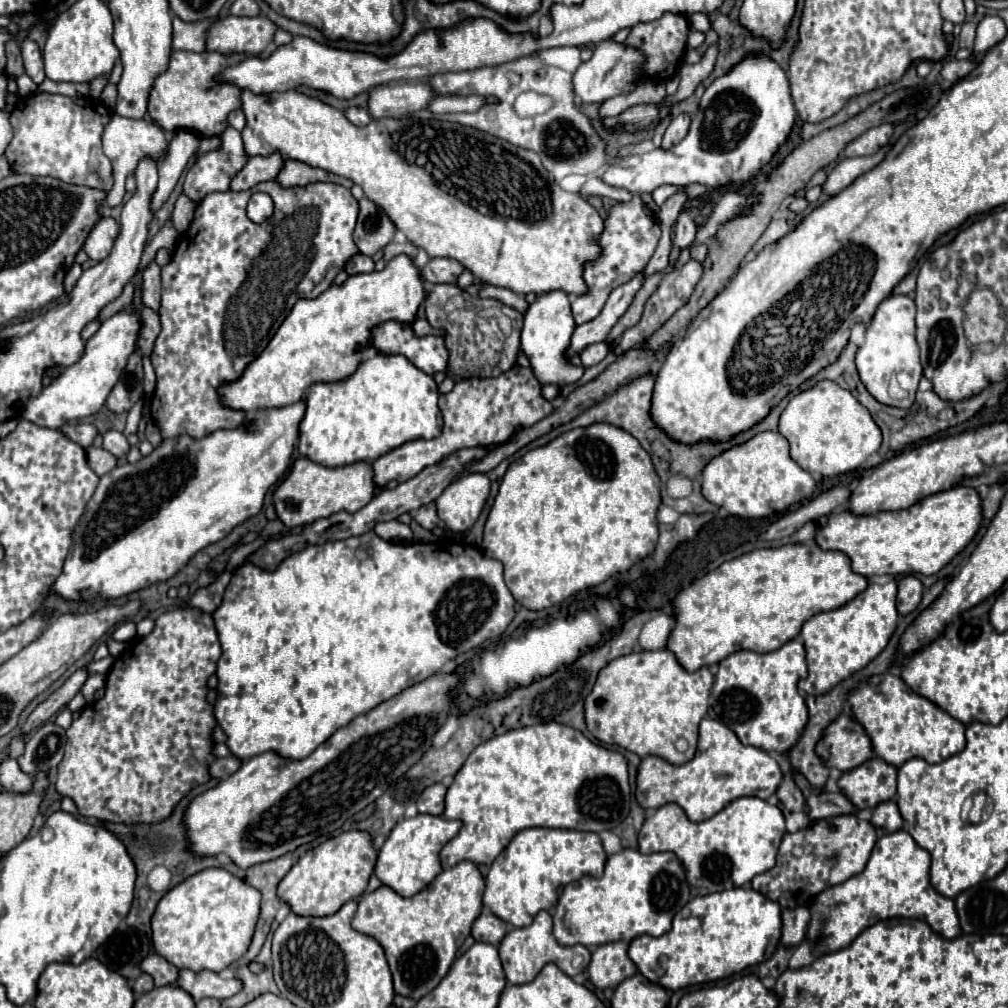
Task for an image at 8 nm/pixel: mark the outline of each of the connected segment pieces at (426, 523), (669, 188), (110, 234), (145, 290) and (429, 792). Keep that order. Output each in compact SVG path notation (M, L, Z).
M426 503L426 505L422 505L420 509L412 511L412 517L414 517L414 521L418 521L418 523L420 523L424 529L444 527L444 523L438 519L436 505L434 505L434 503Z
M664 185L664 187L658 187L654 193L652 193L652 199L654 203L660 207L670 195L674 195L676 191L680 191L680 187L674 187L674 185Z
M100 219L84 241L84 251L88 253L88 257L100 257L100 261L106 259L114 241L118 239L118 231L120 229L114 219Z
M150 263L142 277L142 303L144 307L150 307L152 311L158 311L160 307L160 267L156 263Z
M434 783L422 791L422 795L416 801L418 813L428 813L428 815L442 815L444 811L444 793L446 787L442 783Z

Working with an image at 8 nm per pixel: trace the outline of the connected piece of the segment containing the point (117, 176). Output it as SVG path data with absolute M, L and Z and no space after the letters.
M112 115L112 121L106 125L102 135L102 145L106 157L112 161L114 167L114 189L108 193L106 199L106 205L111 208L122 203L126 177L134 173L134 167L138 167L138 159L142 159L142 155L154 155L154 159L160 161L162 155L166 155L168 151L164 129L158 127L152 119L128 119L120 115Z

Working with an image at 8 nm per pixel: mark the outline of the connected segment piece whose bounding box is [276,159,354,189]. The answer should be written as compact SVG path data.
M288 159L284 169L280 171L278 179L276 179L282 187L304 187L308 183L314 183L314 181L332 181L332 183L338 183L338 185L344 185L344 187L352 187L354 183L344 179L344 177L338 177L338 175L332 175L330 171L324 171L324 169L316 169L316 167L310 167L302 161L294 161L294 159Z

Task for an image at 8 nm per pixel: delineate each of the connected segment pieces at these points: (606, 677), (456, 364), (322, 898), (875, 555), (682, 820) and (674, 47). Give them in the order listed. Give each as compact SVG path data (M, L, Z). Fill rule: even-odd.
M658 649L658 651L638 651L630 653L624 657L618 657L610 661L600 673L598 679L590 691L590 695L584 701L584 711L586 711L586 727L588 731L602 743L608 745L620 745L640 757L646 755L656 755L666 759L672 765L682 765L690 761L696 753L696 741L698 741L698 723L708 711L708 697L712 689L714 677L708 671L708 667L700 667L694 673L684 671L676 657L668 649ZM678 739L686 739L688 751L678 753L674 743Z
M426 283L426 317L428 323L434 329L444 331L444 341L446 349L450 353L446 375L460 381L460 379L484 379L484 377L498 377L504 371L512 369L516 365L518 353L520 353L520 329L522 329L522 313L516 311L514 307L508 307L500 303L498 299L482 299L482 297L472 297L466 291L462 291L458 285L448 285L448 283L438 283L430 285ZM494 313L502 313L510 317L512 321L512 335L504 337L498 319Z
M346 831L340 833L338 837L332 837L328 841L324 841L322 845L306 851L298 863L284 875L284 879L278 883L278 899L288 903L290 911L302 917L328 917L334 915L344 903L358 899L368 885L368 879L374 871L374 863L376 863L376 851L372 849L372 837L364 831Z
M958 485L902 511L880 511L874 515L854 515L850 511L832 513L826 525L816 531L816 543L824 551L848 555L852 571L864 577L904 573L934 575L972 541L980 521L982 513L976 489Z
M740 797L726 805L714 817L700 823L692 823L682 811L682 807L678 807L676 803L668 803L652 811L644 821L638 833L638 851L674 853L686 869L690 893L696 897L742 887L750 883L754 875L770 871L776 863L778 845L784 833L786 827L782 811L758 797Z
M666 13L666 15L660 17L658 21L634 25L624 45L626 45L626 47L632 47L632 49L638 49L638 51L644 53L644 57L646 57L646 61L644 61L644 65L642 65L644 77L670 79L670 77L674 77L674 73L678 71L678 67L680 67L680 63L682 63L682 55L686 53L688 33L690 33L690 23L688 23L688 19L686 19L684 15Z

